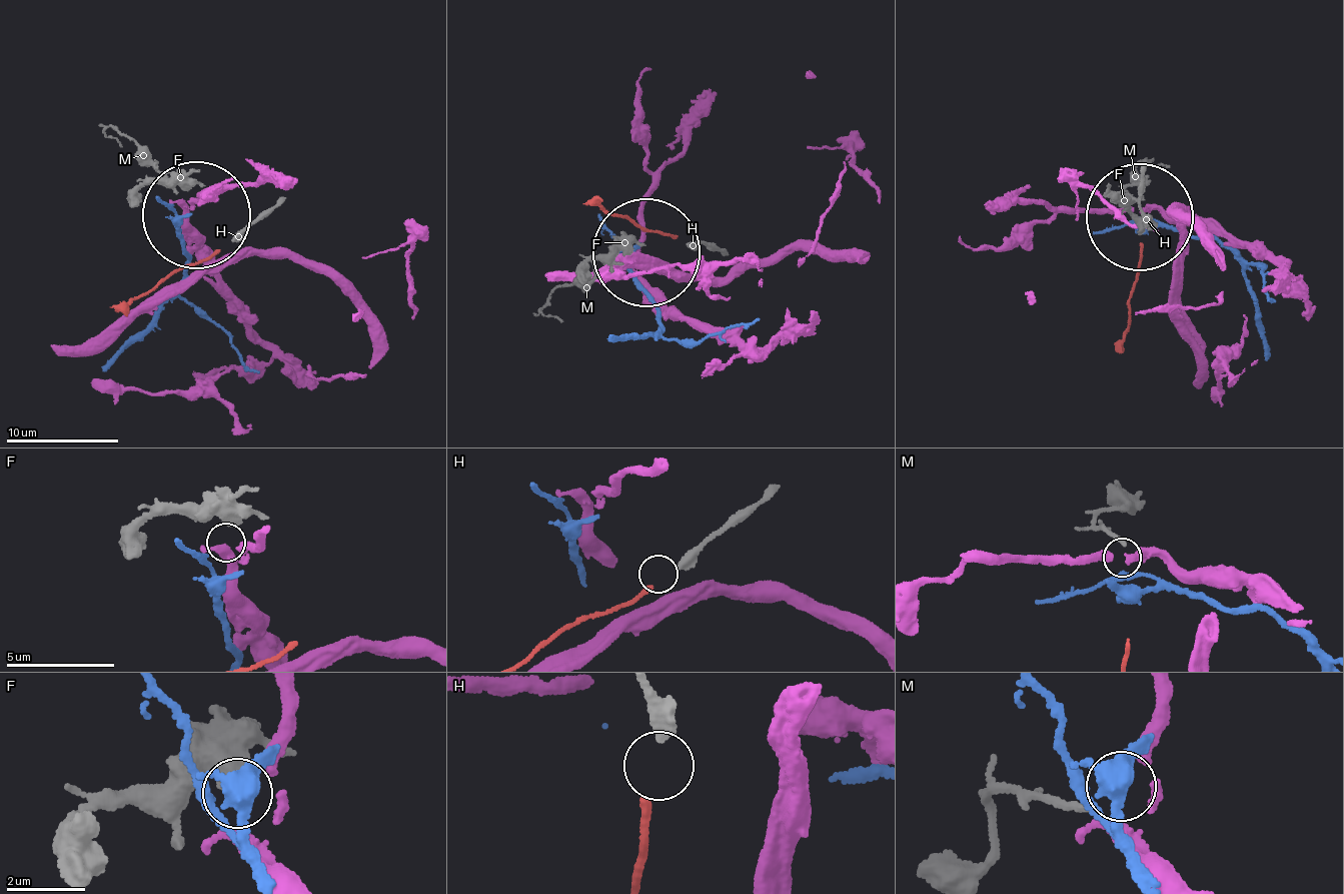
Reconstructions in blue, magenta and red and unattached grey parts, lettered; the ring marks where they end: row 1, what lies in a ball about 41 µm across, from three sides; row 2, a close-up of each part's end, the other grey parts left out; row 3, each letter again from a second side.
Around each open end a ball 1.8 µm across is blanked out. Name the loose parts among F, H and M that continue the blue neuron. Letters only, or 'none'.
none

